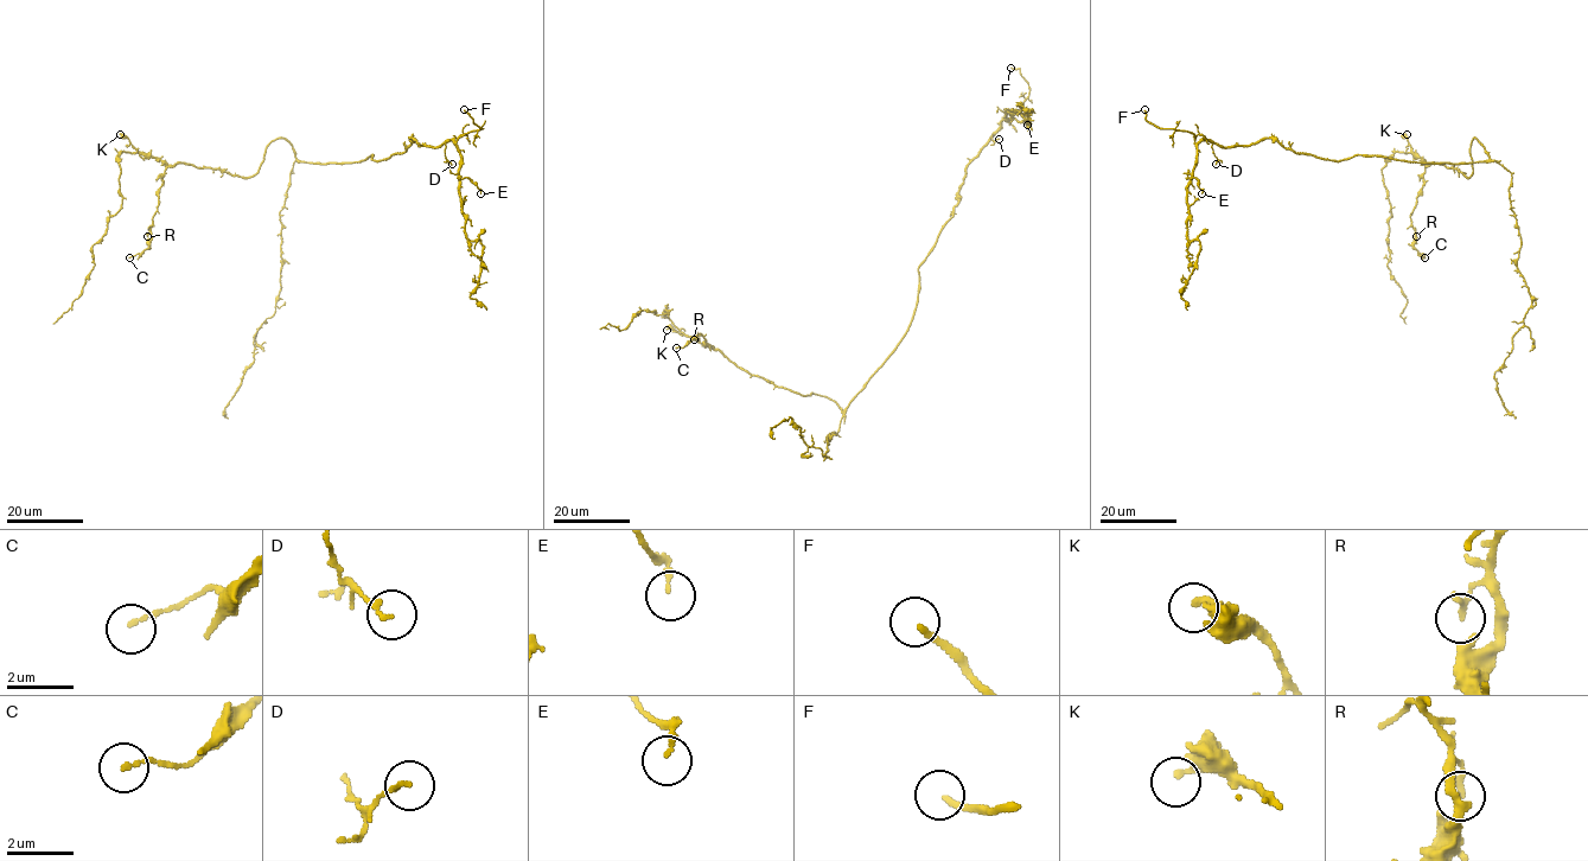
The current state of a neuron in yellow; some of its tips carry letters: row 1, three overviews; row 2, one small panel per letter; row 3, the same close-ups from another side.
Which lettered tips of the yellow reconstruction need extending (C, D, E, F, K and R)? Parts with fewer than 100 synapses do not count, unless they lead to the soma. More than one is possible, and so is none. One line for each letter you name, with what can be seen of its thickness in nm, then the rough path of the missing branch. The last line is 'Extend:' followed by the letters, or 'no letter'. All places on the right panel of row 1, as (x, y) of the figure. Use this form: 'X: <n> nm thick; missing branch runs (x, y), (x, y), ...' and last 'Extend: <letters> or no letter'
F: 180 nm thick
Extend: F

